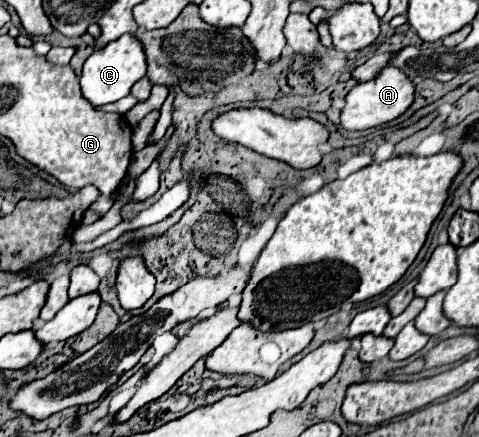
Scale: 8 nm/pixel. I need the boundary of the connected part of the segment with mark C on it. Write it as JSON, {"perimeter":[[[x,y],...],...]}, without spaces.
{"perimeter":[[[124,34],[118,40],[112,40],[104,48],[98,48],[92,52],[92,56],[84,62],[80,86],[86,100],[90,100],[92,106],[102,106],[108,102],[116,102],[130,94],[130,88],[146,76],[146,52],[144,44],[136,38],[136,34]]]}

